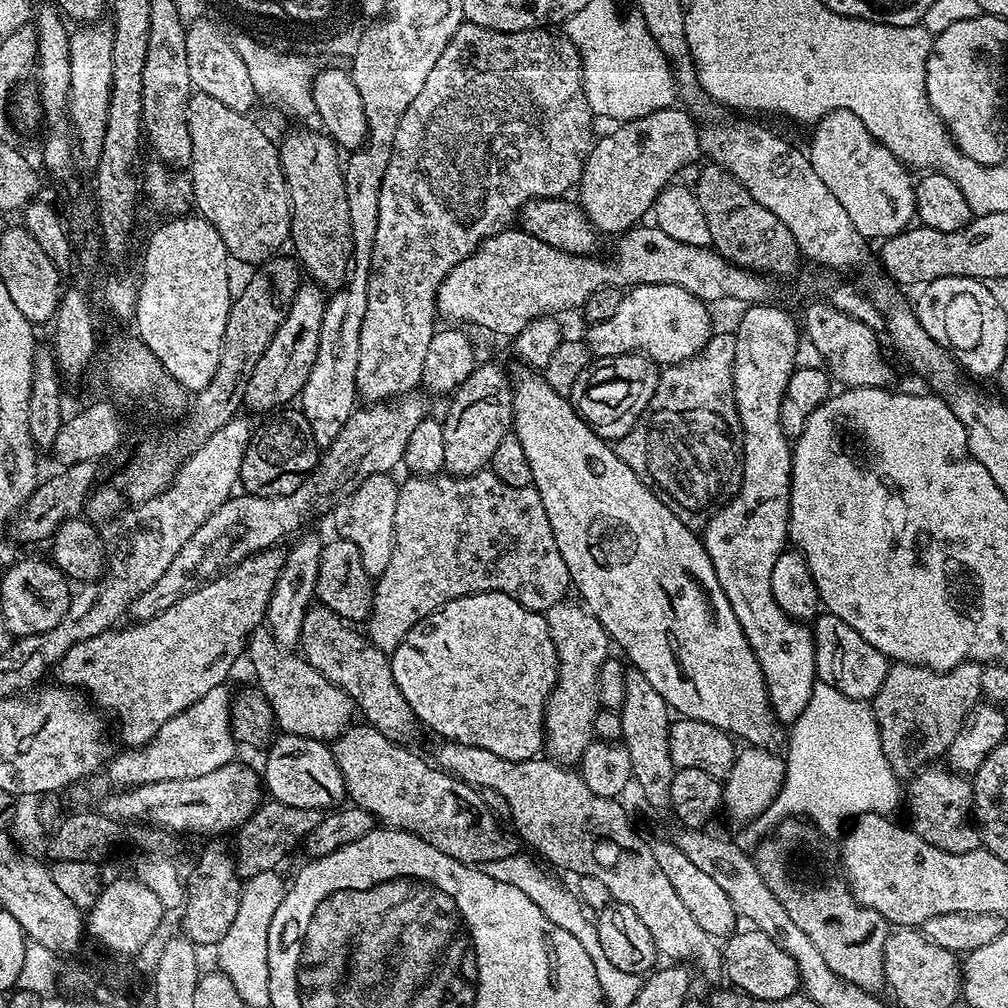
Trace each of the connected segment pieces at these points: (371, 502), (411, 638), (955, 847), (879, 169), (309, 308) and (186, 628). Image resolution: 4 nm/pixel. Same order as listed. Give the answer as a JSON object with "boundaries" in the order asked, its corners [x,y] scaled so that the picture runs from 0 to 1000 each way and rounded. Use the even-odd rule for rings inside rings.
{"boundaries":[[[[371,470],[363,474],[344,489],[329,508],[329,516],[333,519],[332,531],[355,542],[359,562],[363,562],[363,569],[370,573],[381,568],[383,562],[387,562],[387,550],[391,550],[391,506],[395,506],[397,485],[389,474],[385,470]]],[[[468,587],[464,591],[455,591],[443,595],[433,607],[429,607],[417,618],[405,626],[401,636],[387,648],[391,677],[395,677],[395,685],[407,696],[414,715],[422,723],[430,722],[441,735],[462,740],[474,740],[478,744],[486,744],[486,748],[494,748],[499,754],[530,754],[537,749],[540,741],[540,701],[544,699],[544,689],[552,680],[554,653],[550,645],[550,637],[546,633],[546,621],[543,610],[531,607],[518,601],[510,593],[497,587]]],[[[925,756],[900,775],[899,786],[899,798],[901,794],[901,802],[905,805],[903,820],[915,835],[923,835],[923,839],[942,847],[958,847],[973,840],[971,824],[964,814],[964,775],[959,769],[945,766],[936,757]]],[[[843,109],[820,111],[813,119],[809,120],[808,125],[805,128],[806,144],[801,144],[800,147],[802,160],[808,165],[812,177],[815,177],[819,185],[823,185],[823,192],[827,192],[831,200],[835,200],[839,212],[843,212],[843,220],[847,220],[853,233],[858,236],[880,236],[900,227],[909,212],[908,188],[903,186],[903,179],[901,183],[902,168],[889,155],[885,155],[876,143],[871,142],[863,129],[859,129],[859,121],[855,121],[855,117],[851,117],[851,113]]],[[[299,281],[296,292],[292,292],[292,300],[284,315],[270,332],[268,343],[264,343],[264,351],[256,355],[256,363],[252,363],[252,371],[248,371],[246,382],[242,384],[240,390],[240,401],[251,405],[254,409],[269,410],[271,407],[289,402],[286,400],[289,397],[291,400],[297,394],[304,375],[308,375],[308,367],[312,363],[322,301],[323,294],[316,282]]],[[[278,546],[243,551],[225,567],[193,583],[153,613],[69,641],[58,660],[59,678],[82,685],[100,698],[100,703],[115,706],[124,739],[142,742],[169,712],[223,678],[246,630],[265,612],[266,598],[284,553],[281,547],[274,547]]]]}

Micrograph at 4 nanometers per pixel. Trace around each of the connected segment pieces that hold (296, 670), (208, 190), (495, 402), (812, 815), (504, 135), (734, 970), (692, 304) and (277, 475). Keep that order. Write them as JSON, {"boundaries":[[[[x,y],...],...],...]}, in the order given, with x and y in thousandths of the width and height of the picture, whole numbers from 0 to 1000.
{"boundaries":[[[[267,640],[260,645],[260,657],[254,665],[254,677],[261,689],[269,696],[275,721],[287,729],[322,736],[332,735],[348,717],[349,708],[352,709],[353,701],[348,691],[323,674],[317,666],[312,665],[301,652],[294,649],[278,649],[282,651],[273,654],[275,642]]],[[[195,89],[187,97],[185,114],[190,142],[188,178],[193,209],[216,228],[231,259],[257,264],[269,258],[281,247],[278,245],[284,242],[290,229],[290,205],[275,144],[249,119],[249,114],[230,109],[215,97]]],[[[477,360],[462,375],[462,379],[453,385],[447,394],[448,402],[444,410],[438,413],[440,434],[442,435],[442,454],[440,463],[450,472],[468,472],[471,468],[479,468],[485,463],[490,454],[490,445],[498,438],[502,426],[508,421],[508,381],[506,373],[492,361]]],[[[810,678],[806,682],[804,696],[800,696],[800,704],[796,704],[790,717],[785,719],[784,729],[780,734],[781,742],[778,776],[766,797],[754,807],[753,816],[770,819],[774,814],[783,812],[801,812],[808,821],[810,816],[810,821],[815,828],[825,829],[854,810],[885,808],[889,797],[892,794],[894,797],[895,778],[883,764],[879,748],[875,748],[873,722],[869,718],[862,695],[839,692],[839,688],[827,685],[827,681]]],[[[463,22],[457,24],[456,28],[450,34],[448,41],[442,46],[442,50],[438,50],[435,62],[431,62],[431,69],[427,69],[427,73],[423,76],[423,81],[419,84],[417,90],[411,97],[411,101],[407,101],[407,105],[403,105],[403,113],[399,113],[399,121],[395,121],[395,133],[391,133],[391,145],[387,153],[387,165],[383,165],[383,173],[379,177],[379,185],[375,192],[375,228],[371,236],[371,248],[367,256],[367,272],[365,273],[365,287],[363,288],[363,313],[359,315],[359,335],[357,336],[357,346],[355,347],[355,371],[353,372],[353,391],[358,398],[361,399],[389,399],[394,395],[405,392],[406,389],[414,388],[418,384],[417,376],[419,375],[419,363],[423,356],[423,346],[427,343],[427,335],[435,328],[435,311],[433,308],[433,289],[437,287],[437,282],[446,272],[446,268],[450,268],[450,264],[454,264],[454,260],[458,260],[463,254],[467,254],[469,250],[475,246],[479,238],[484,238],[487,234],[494,230],[501,229],[505,225],[504,222],[513,217],[514,211],[525,198],[538,196],[546,196],[547,194],[555,194],[557,196],[564,193],[563,189],[570,188],[575,181],[575,174],[579,168],[579,162],[583,156],[583,151],[589,142],[589,134],[587,135],[587,119],[589,120],[589,112],[585,104],[581,101],[581,93],[579,92],[579,71],[575,67],[575,52],[569,46],[569,42],[565,42],[563,37],[559,34],[551,36],[548,32],[543,32],[543,27],[535,28],[519,28],[516,32],[495,32],[489,28],[479,28],[473,24],[465,24]]],[[[749,923],[734,924],[727,924],[716,937],[716,964],[720,972],[722,968],[721,975],[747,992],[775,992],[781,988],[791,987],[794,967],[788,950],[784,950],[784,946],[780,946],[780,942],[772,939],[760,927]]],[[[632,282],[619,290],[613,309],[601,315],[601,319],[593,319],[582,327],[581,340],[588,354],[616,353],[622,349],[638,351],[652,362],[666,363],[669,361],[682,362],[698,344],[703,344],[702,336],[706,333],[706,313],[702,311],[703,303],[693,295],[682,290],[677,284],[668,282]]],[[[282,407],[282,408],[279,408],[277,411],[271,412],[269,415],[266,415],[266,416],[271,415],[271,417],[264,418],[263,421],[259,423],[259,425],[255,424],[253,426],[253,428],[251,428],[250,438],[248,438],[246,439],[245,444],[243,444],[243,446],[242,446],[242,453],[240,454],[240,466],[238,467],[238,480],[240,481],[241,487],[243,489],[245,489],[245,491],[248,491],[248,492],[275,492],[276,490],[288,490],[292,486],[296,486],[296,482],[300,482],[302,480],[302,476],[305,474],[305,472],[309,472],[310,468],[313,467],[313,464],[314,464],[314,461],[315,461],[315,445],[313,443],[313,436],[312,435],[312,431],[308,427],[308,419],[303,415],[301,408],[298,408],[298,407],[293,407],[294,409],[286,409],[286,408],[290,408],[290,407]]]]}

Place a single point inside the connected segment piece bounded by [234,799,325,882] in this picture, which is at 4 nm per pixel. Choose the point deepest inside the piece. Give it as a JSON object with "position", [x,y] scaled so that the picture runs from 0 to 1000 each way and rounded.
{"position":[260,834]}

